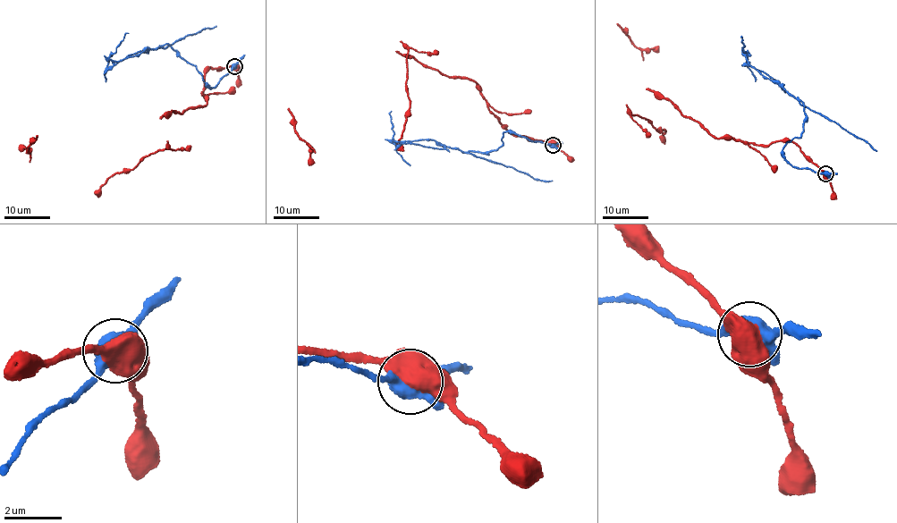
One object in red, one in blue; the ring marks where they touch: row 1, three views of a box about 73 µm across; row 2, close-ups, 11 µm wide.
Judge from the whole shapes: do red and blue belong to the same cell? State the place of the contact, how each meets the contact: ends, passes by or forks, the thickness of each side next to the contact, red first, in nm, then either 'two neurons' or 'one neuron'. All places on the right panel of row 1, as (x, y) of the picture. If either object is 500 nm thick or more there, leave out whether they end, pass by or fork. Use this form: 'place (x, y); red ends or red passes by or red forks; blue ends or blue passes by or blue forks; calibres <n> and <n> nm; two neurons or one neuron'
place (825, 173); calibres 650 and 500 nm; two neurons

